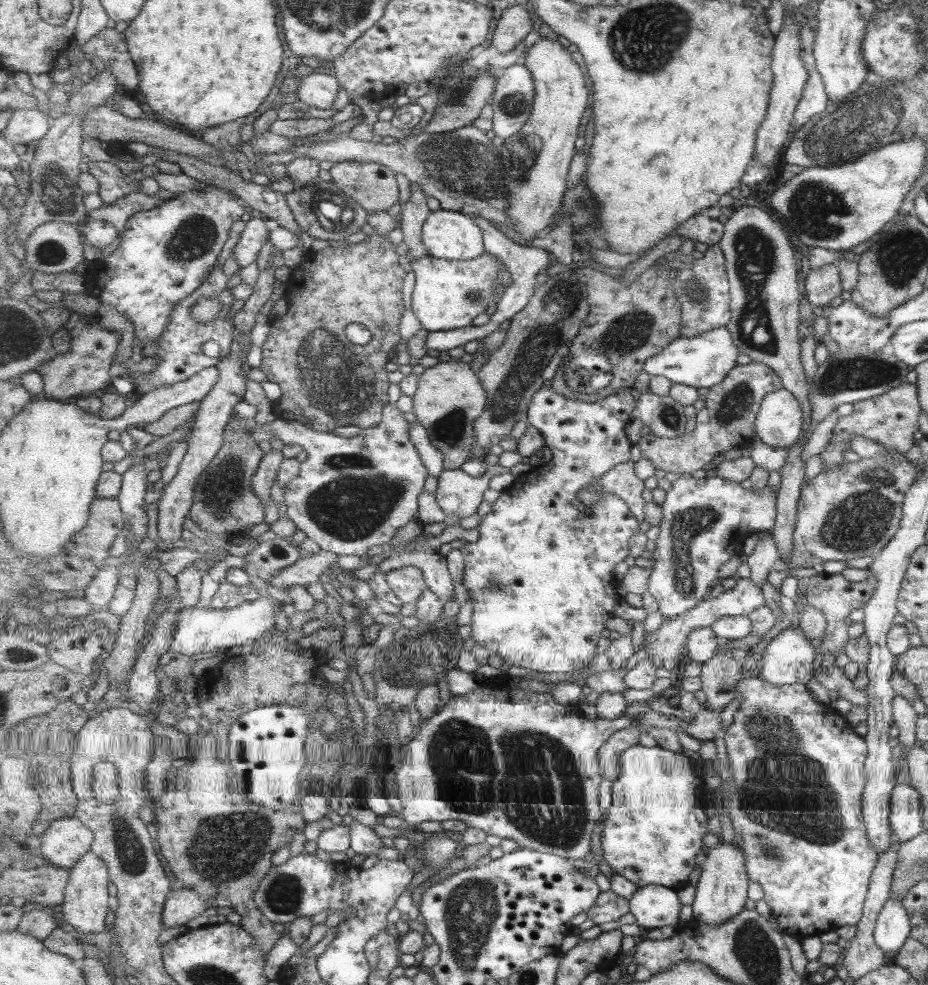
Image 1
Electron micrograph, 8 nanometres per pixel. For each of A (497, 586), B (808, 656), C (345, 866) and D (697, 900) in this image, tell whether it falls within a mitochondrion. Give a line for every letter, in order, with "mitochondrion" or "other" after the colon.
A: mitochondrion
B: other
C: other
D: other

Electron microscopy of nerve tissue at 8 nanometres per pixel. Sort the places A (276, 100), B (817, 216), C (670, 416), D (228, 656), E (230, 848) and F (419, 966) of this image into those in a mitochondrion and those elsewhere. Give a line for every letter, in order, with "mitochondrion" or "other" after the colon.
A: other
B: mitochondrion
C: mitochondrion
D: other
E: mitochondrion
F: other

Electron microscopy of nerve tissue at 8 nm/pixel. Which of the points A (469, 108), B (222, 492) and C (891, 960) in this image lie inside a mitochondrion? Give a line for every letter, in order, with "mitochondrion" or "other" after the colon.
A: mitochondrion
B: mitochondrion
C: other

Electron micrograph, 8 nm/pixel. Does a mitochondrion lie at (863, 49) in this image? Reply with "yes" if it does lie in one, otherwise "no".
no

